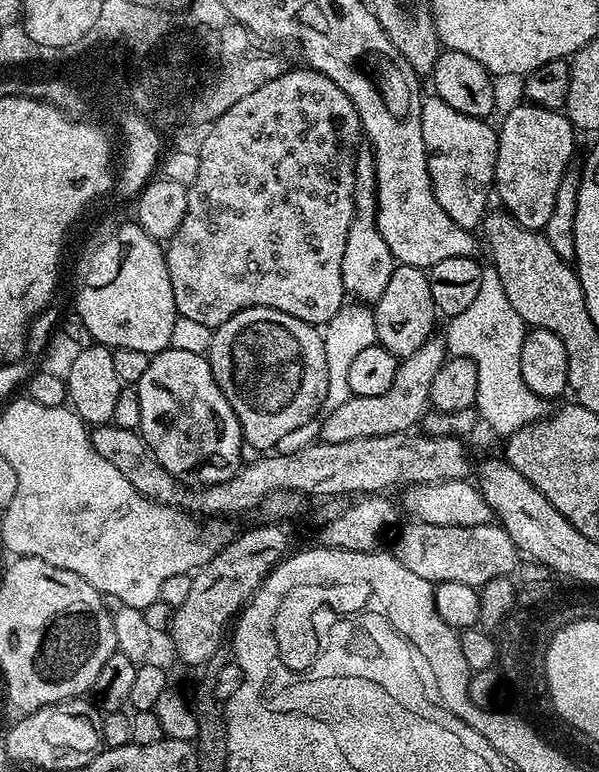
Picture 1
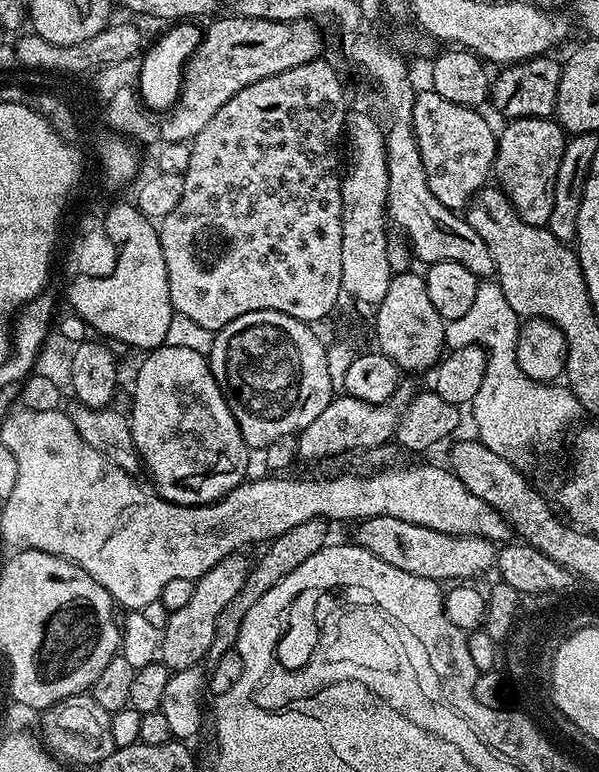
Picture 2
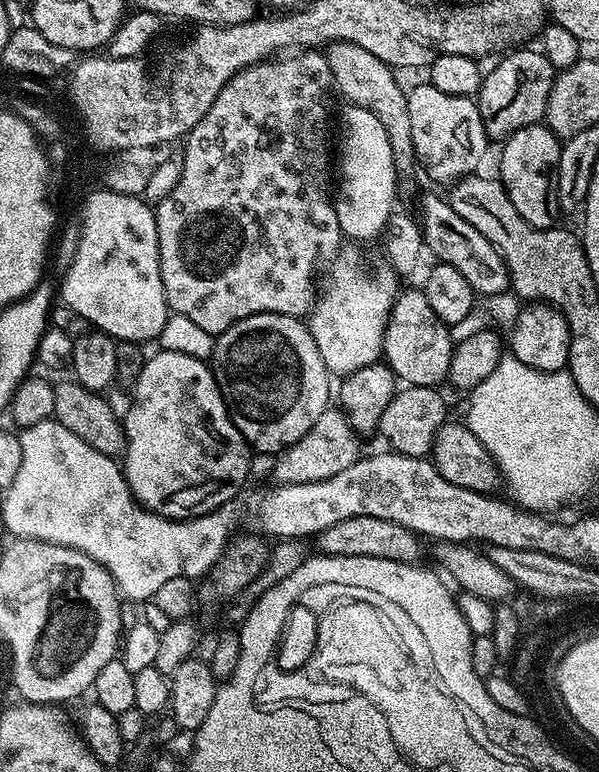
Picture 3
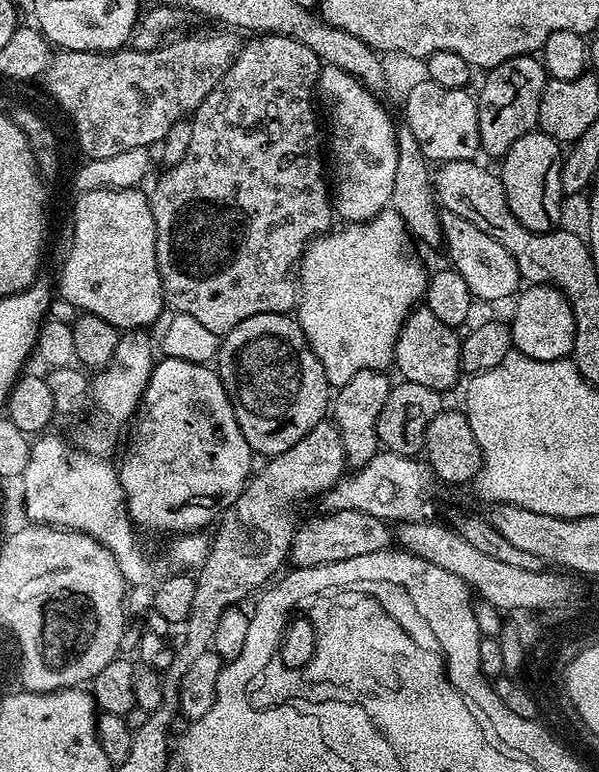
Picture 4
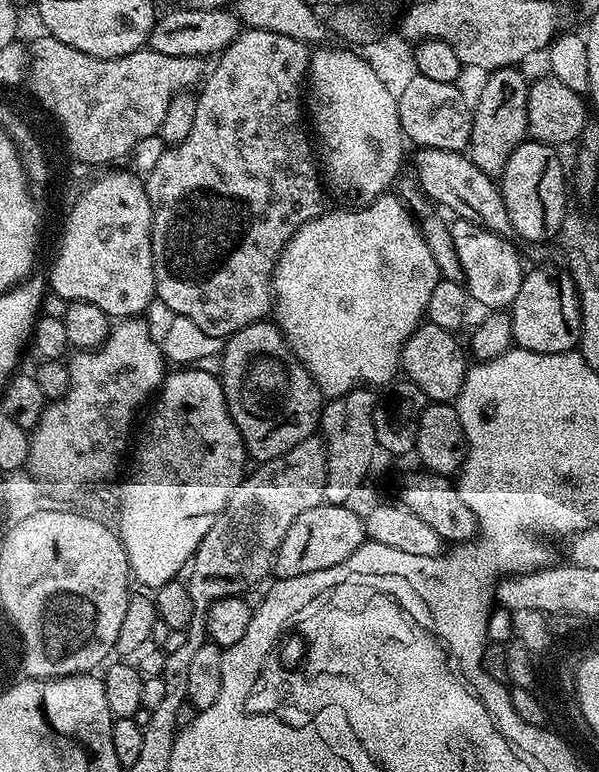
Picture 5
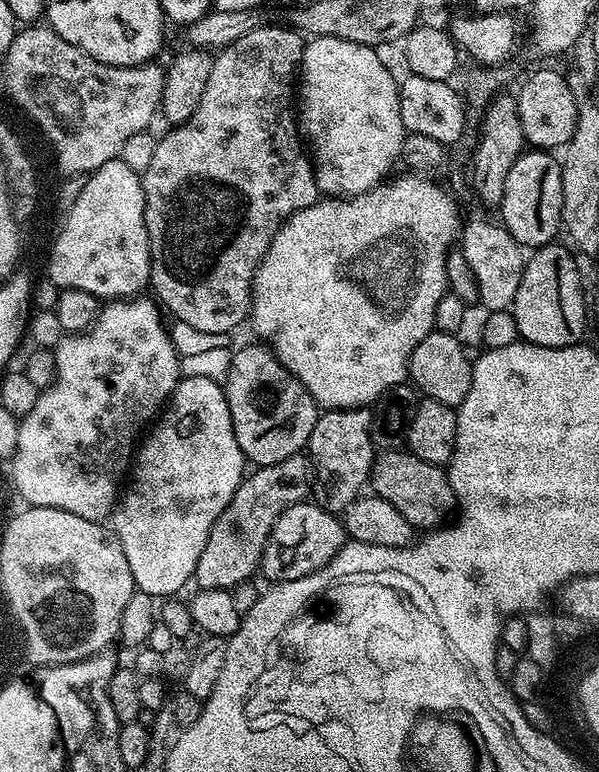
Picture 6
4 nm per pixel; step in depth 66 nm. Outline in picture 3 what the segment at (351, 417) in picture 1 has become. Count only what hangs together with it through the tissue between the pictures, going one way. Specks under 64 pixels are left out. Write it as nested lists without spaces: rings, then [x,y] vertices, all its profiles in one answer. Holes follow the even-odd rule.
[[[330,406],[319,416],[318,422],[314,422],[314,426],[310,426],[310,430],[306,430],[306,434],[298,438],[298,442],[294,442],[275,457],[273,481],[276,484],[301,484],[334,478],[334,474],[339,474],[341,470],[346,470],[346,466],[361,459],[360,440],[361,437],[348,420],[348,413],[339,407]]]

